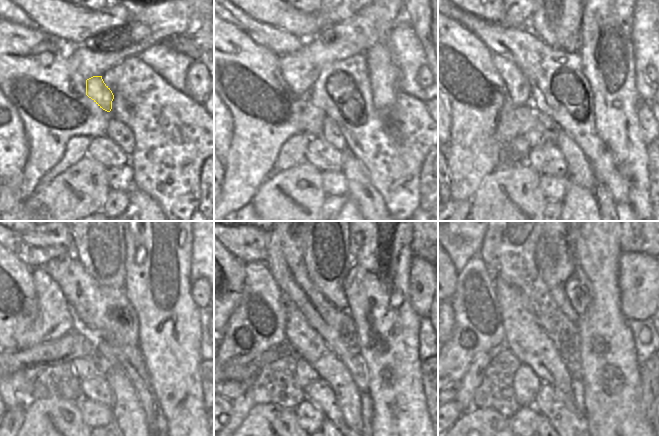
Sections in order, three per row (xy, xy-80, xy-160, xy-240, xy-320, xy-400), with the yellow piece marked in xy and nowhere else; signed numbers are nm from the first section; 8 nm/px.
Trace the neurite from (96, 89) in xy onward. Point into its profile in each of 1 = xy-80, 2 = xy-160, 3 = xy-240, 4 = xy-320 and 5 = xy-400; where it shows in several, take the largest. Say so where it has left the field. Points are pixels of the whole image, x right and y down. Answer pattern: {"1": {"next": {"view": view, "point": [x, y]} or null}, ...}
{"1": {"next": {"view": "xy-80", "point": [311, 120]}}, "2": {"next": {"view": "xy-160", "point": [534, 138]}}, "3": {"next": {"view": "xy-240", "point": [84, 368]}}, "4": {"next": {"view": "xy-320", "point": [304, 374]}}, "5": {"next": {"view": "xy-400", "point": [526, 384]}}}

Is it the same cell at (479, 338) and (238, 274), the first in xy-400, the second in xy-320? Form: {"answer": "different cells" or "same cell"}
{"answer": "different cells"}

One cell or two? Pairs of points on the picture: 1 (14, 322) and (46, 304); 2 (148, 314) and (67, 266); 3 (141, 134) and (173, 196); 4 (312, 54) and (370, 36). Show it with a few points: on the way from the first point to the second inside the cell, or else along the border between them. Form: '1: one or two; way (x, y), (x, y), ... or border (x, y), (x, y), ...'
1: two; border (35, 287), (35, 315), (24, 331)
2: two; border (123, 288), (125, 296), (137, 315), (138, 328)
3: one; way (157, 148), (159, 150), (159, 163), (175, 180)
4: one; way (326, 47), (356, 36)

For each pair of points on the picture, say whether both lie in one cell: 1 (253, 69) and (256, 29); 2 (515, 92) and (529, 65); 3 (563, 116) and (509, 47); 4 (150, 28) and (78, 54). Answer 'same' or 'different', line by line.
1: different
2: different
3: same
4: same

